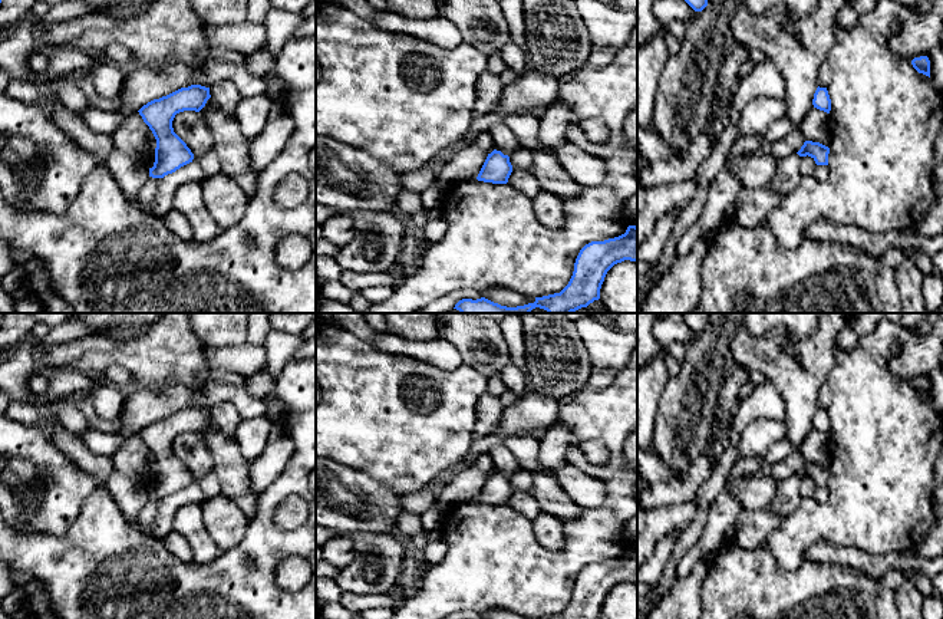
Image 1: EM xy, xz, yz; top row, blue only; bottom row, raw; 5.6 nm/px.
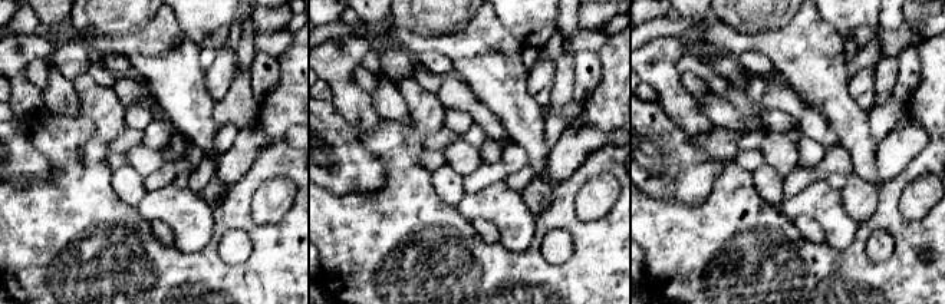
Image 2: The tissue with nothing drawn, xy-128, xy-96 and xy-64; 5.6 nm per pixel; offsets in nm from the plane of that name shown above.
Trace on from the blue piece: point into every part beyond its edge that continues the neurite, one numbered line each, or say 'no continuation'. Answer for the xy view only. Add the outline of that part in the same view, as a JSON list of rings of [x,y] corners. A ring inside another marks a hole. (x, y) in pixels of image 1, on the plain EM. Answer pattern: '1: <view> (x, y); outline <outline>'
no continuation

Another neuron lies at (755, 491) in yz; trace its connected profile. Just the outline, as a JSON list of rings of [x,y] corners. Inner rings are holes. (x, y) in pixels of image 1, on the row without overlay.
[[[764,474],[729,475],[726,487],[736,495],[742,510],[768,508],[777,495],[777,481]]]

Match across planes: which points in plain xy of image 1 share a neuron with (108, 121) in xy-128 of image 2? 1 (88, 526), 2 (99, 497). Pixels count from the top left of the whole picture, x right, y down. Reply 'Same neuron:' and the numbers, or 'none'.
Same neuron: 1, 2

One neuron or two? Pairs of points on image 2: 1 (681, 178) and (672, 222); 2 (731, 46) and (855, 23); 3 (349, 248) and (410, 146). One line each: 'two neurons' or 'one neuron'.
1: two neurons
2: two neurons
3: one neuron

